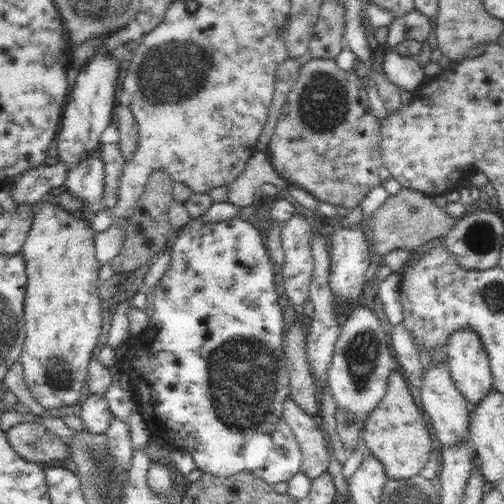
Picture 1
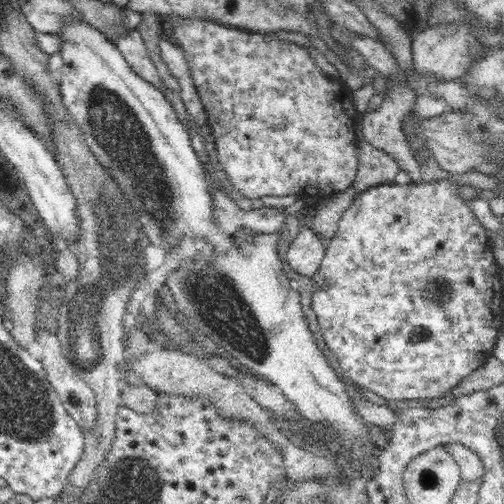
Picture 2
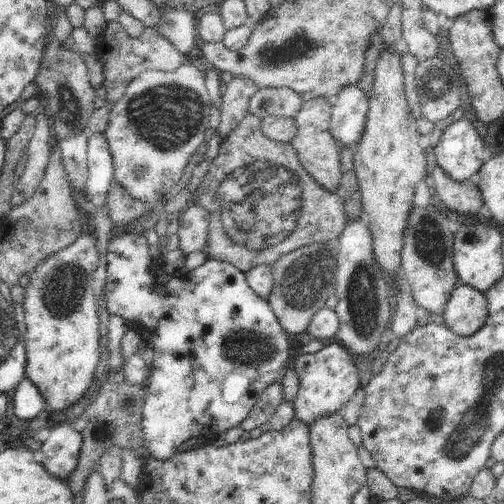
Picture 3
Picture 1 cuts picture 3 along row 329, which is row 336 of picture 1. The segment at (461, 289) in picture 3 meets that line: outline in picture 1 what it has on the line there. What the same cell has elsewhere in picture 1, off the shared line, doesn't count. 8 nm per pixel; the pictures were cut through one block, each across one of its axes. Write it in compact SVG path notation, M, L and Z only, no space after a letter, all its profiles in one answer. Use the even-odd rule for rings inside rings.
M469 326L455 330L445 342L449 374L455 388L465 396L469 408L481 402L493 388L489 358L477 332Z

